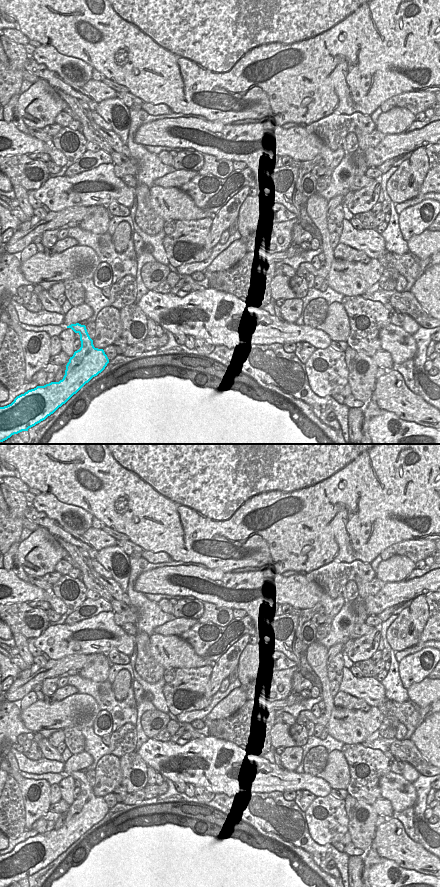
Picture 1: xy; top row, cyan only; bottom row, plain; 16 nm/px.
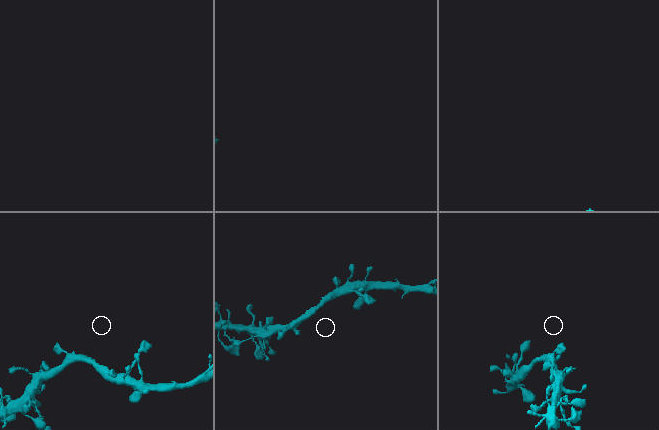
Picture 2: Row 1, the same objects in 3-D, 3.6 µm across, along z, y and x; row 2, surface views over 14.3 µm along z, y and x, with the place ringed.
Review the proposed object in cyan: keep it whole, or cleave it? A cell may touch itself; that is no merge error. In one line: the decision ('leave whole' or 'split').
leave whole

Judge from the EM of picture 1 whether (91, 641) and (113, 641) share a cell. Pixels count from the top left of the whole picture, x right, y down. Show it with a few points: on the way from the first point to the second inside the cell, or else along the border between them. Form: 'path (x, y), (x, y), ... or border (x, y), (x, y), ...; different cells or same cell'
path (96, 641), (108, 641); same cell

